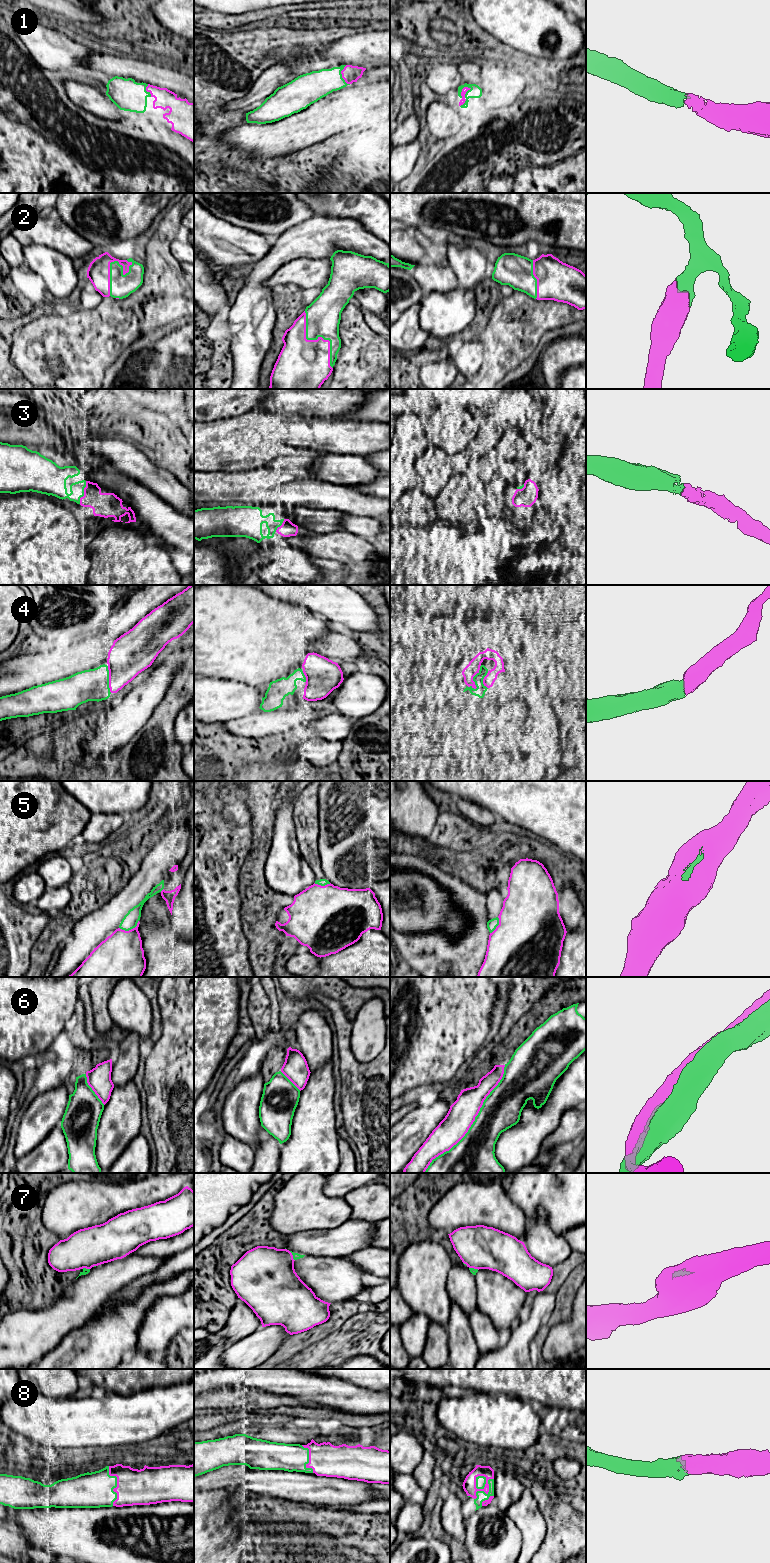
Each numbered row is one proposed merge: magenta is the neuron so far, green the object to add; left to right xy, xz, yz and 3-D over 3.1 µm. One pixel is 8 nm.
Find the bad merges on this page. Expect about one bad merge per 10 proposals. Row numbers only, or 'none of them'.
6

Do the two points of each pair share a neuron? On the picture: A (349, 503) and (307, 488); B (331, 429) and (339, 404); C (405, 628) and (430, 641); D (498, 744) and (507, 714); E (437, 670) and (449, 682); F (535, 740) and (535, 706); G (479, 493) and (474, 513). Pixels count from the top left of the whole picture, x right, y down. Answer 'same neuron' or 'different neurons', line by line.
A: same neuron
B: different neurons
C: same neuron
D: same neuron
E: different neurons
F: same neuron
G: same neuron

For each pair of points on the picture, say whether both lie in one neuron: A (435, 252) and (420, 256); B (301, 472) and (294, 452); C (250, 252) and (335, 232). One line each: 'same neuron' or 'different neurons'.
A: different neurons
B: same neuron
C: different neurons

